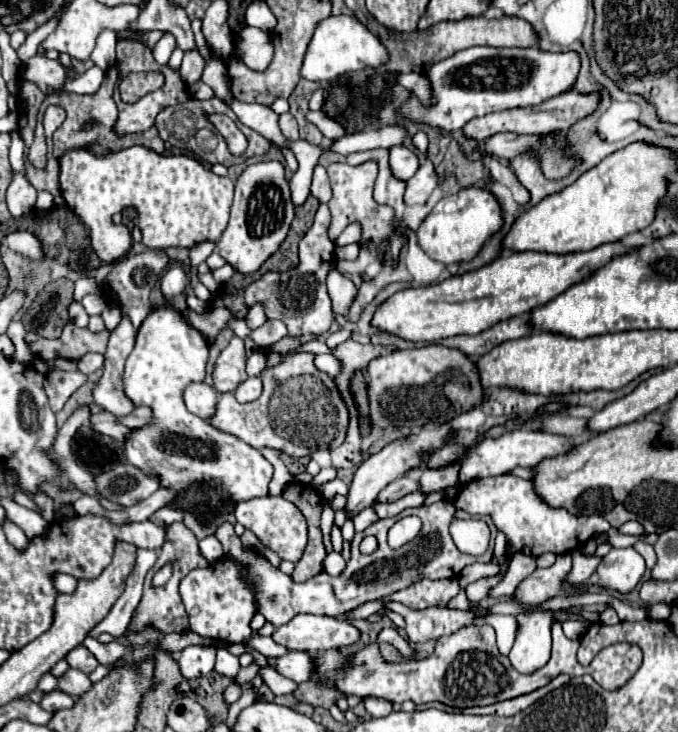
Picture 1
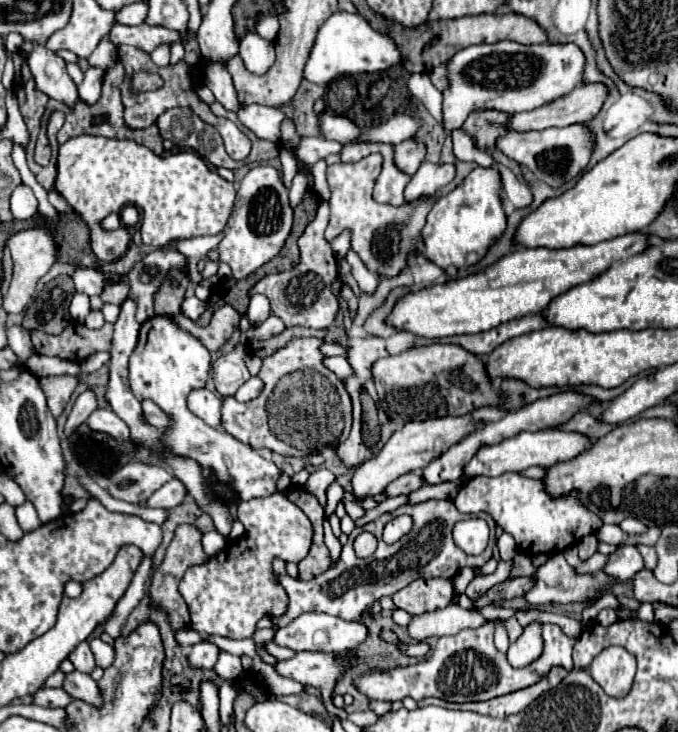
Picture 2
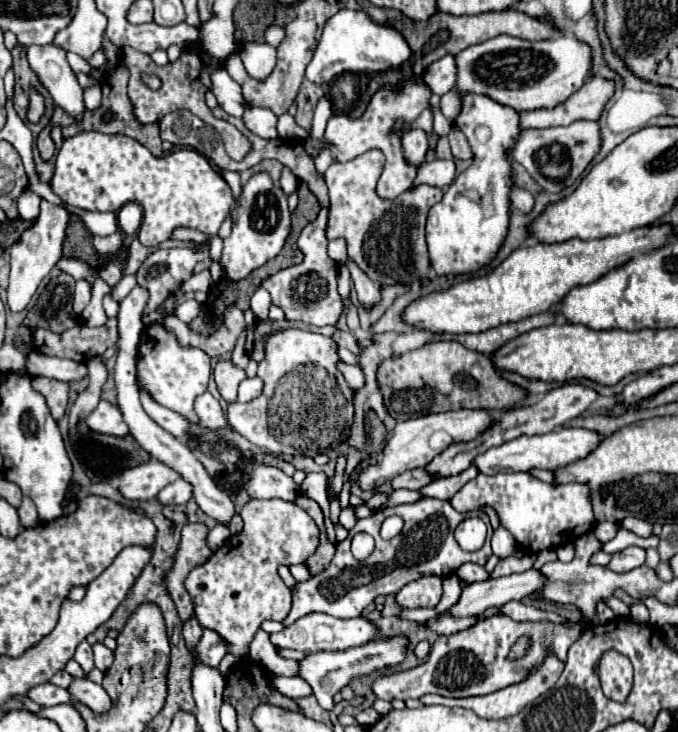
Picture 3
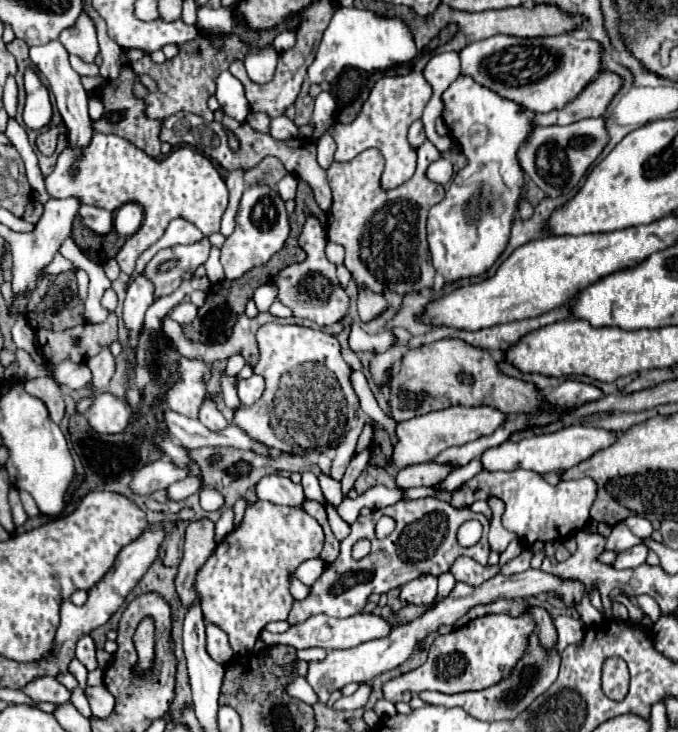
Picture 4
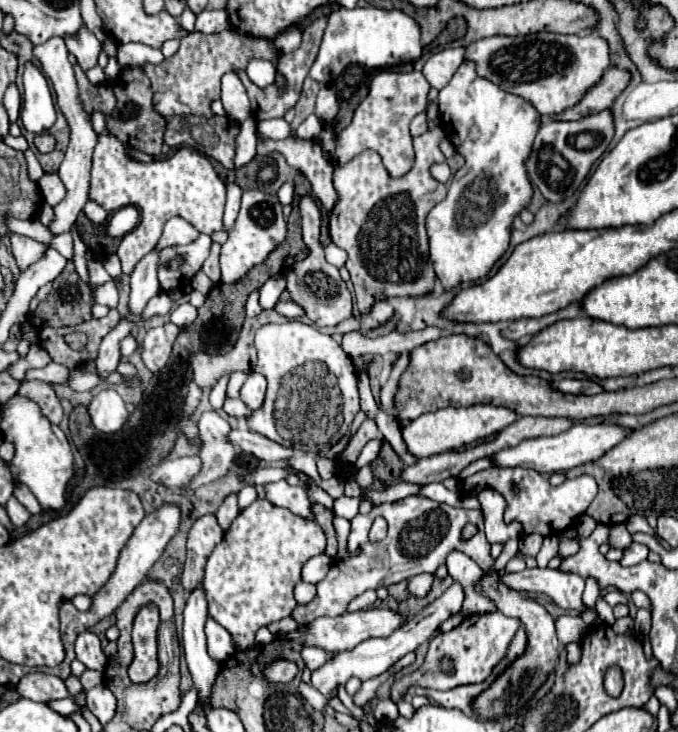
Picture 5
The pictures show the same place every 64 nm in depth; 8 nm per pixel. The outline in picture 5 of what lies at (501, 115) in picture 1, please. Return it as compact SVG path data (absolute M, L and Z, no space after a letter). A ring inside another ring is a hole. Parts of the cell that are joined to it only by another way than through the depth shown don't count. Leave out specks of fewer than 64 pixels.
M610 66L604 72L602 80L594 88L590 88L574 108L568 108L566 112L562 112L558 116L544 116L542 122L552 120L552 118L556 118L556 120L580 120L584 116L602 112L604 108L610 108L614 104L614 100L628 86L628 82L630 82L628 70L622 70L618 66Z

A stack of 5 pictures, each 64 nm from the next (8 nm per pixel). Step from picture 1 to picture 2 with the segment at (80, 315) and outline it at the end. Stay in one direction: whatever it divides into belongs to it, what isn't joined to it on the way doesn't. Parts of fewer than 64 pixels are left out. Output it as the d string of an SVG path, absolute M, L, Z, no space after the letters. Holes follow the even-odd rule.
M76 292L72 298L72 304L70 304L70 314L76 322L82 322L86 312L90 312L90 298L82 292Z

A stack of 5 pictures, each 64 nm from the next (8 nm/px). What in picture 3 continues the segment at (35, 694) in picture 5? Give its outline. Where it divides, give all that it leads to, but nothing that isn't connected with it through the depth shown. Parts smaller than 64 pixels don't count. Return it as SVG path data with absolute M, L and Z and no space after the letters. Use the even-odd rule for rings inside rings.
M44 682L44 684L38 684L38 686L30 688L26 696L32 698L34 702L42 704L42 706L56 706L56 704L70 702L70 692L66 688L60 688L60 686L52 684L52 682Z

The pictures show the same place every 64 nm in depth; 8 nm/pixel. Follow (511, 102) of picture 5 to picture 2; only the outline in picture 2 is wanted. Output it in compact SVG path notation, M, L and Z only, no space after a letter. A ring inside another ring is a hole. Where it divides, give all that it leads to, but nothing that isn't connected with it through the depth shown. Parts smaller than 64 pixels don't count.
M484 108L484 110L474 110L468 114L468 118L462 124L462 130L470 134L476 140L478 150L488 150L496 148L498 138L506 136L510 132L510 118L512 114L494 110L494 108ZM488 166L488 168L474 168L452 192L448 192L446 196L442 196L430 210L428 214L428 220L426 220L426 226L422 230L422 250L426 254L426 258L430 262L434 262L438 268L446 270L448 266L454 266L454 268L468 268L468 266L474 266L478 264L486 252L490 250L490 246L504 234L506 230L506 212L502 208L502 196L500 196L500 190L502 190L502 178L500 178L500 172L494 168L494 166Z

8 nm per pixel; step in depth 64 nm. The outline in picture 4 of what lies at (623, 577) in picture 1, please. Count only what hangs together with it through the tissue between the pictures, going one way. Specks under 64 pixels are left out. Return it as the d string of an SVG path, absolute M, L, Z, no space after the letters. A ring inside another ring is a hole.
M644 544L632 546L630 550L620 552L620 556L616 558L614 566L616 568L636 568L636 566L640 566L640 564L646 562L646 554L648 554L648 548Z

